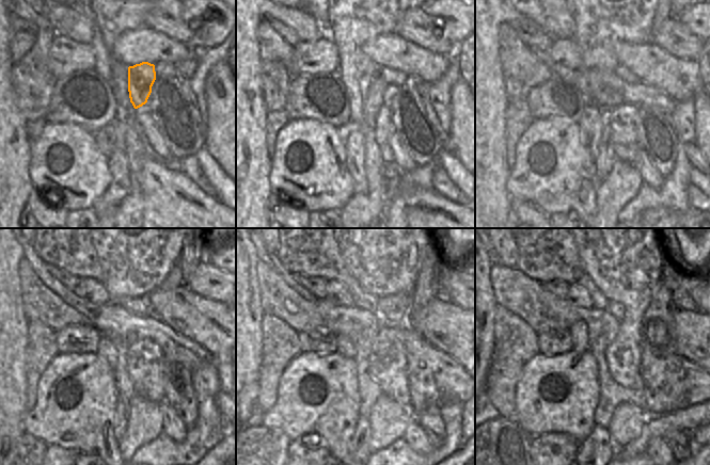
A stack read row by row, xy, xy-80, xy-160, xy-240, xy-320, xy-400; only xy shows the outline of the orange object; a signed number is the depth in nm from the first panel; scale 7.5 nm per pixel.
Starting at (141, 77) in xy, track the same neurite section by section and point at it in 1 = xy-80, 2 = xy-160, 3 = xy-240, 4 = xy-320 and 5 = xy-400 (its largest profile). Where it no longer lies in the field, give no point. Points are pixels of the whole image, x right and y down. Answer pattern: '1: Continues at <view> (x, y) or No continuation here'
1: Continues at xy-80 (375, 99)
2: Continues at xy-160 (606, 156)
3: Continues at xy-240 (123, 405)
4: Continues at xy-320 (360, 441)
5: Continues at xy-400 (598, 445).

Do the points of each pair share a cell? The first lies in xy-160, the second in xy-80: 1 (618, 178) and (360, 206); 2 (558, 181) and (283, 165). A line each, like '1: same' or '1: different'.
1: same
2: same

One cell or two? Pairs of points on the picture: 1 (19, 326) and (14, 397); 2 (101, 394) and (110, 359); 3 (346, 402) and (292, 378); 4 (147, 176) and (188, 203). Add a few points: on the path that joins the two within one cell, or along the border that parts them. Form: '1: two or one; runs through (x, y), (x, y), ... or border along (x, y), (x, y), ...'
1: one; runs through (13, 343), (13, 380)
2: two; border along (96, 353), (113, 371)
3: one; runs through (329, 402), (314, 407), (303, 404), (297, 395)
4: one; runs through (157, 183), (178, 203)

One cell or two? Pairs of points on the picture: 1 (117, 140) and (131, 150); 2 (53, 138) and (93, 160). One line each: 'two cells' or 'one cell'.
1: two cells
2: one cell

